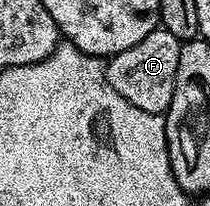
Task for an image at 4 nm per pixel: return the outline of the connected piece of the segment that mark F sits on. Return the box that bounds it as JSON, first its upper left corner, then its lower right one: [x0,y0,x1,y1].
[104,29,183,115]

